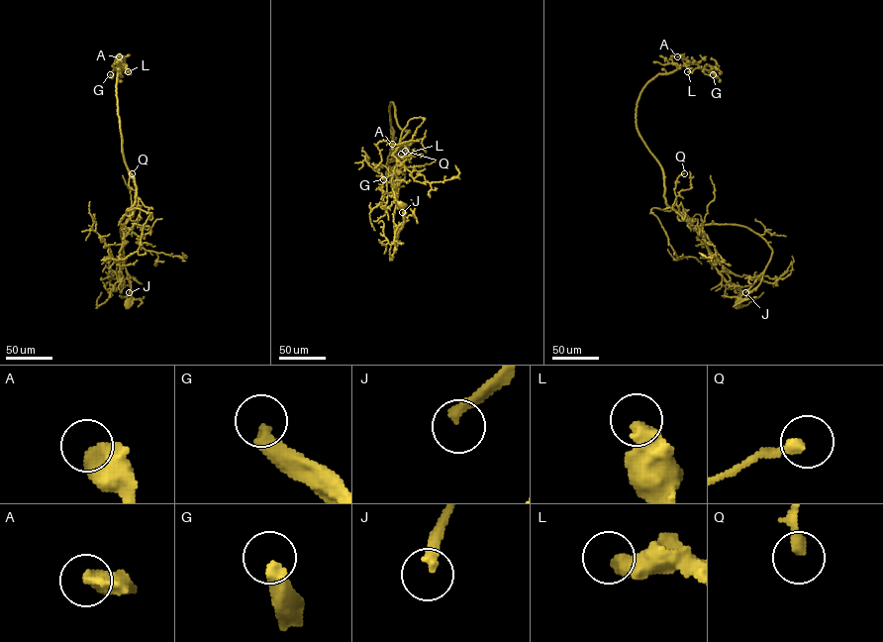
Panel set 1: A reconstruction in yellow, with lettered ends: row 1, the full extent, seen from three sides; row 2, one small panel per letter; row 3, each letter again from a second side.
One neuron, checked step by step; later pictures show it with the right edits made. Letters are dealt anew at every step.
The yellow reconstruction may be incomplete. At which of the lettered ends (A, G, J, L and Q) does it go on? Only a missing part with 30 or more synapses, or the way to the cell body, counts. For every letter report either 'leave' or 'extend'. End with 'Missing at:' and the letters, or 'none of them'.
A: leave
G: extend
J: leave
L: leave
Q: leave
Missing at: G

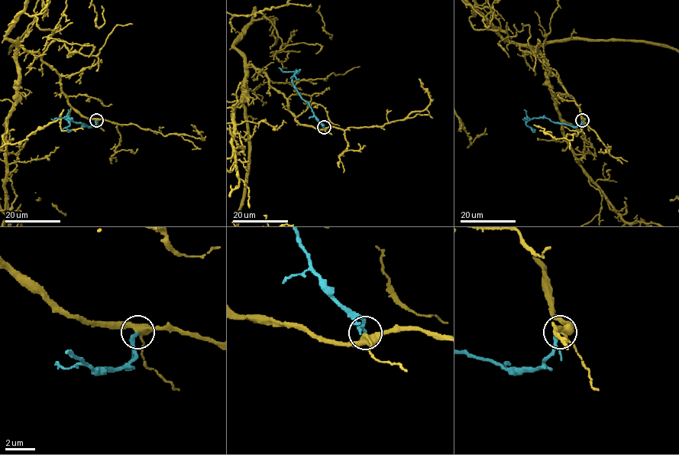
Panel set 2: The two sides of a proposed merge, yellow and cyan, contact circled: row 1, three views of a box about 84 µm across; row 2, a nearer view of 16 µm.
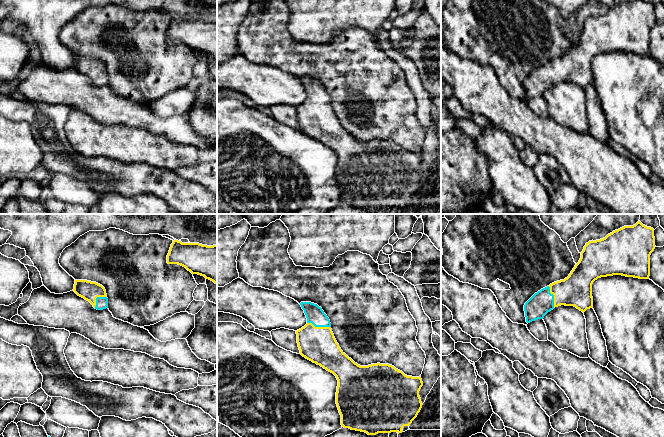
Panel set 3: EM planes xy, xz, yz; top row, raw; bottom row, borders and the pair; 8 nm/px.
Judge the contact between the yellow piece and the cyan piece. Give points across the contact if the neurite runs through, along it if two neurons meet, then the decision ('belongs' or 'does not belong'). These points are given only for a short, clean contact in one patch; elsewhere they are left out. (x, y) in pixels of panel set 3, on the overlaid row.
runs through xz (317, 344), (319, 327), (314, 314); belongs

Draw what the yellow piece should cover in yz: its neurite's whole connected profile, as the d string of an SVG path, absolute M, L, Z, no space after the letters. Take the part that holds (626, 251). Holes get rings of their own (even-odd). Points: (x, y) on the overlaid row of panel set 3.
M638 221L633 226L624 226L605 238L589 241L581 252L581 258L564 280L550 284L535 293L524 305L526 322L543 319L555 307L574 306L583 313L593 308L592 284L601 277L622 275L649 279L650 255L655 249L654 229Z

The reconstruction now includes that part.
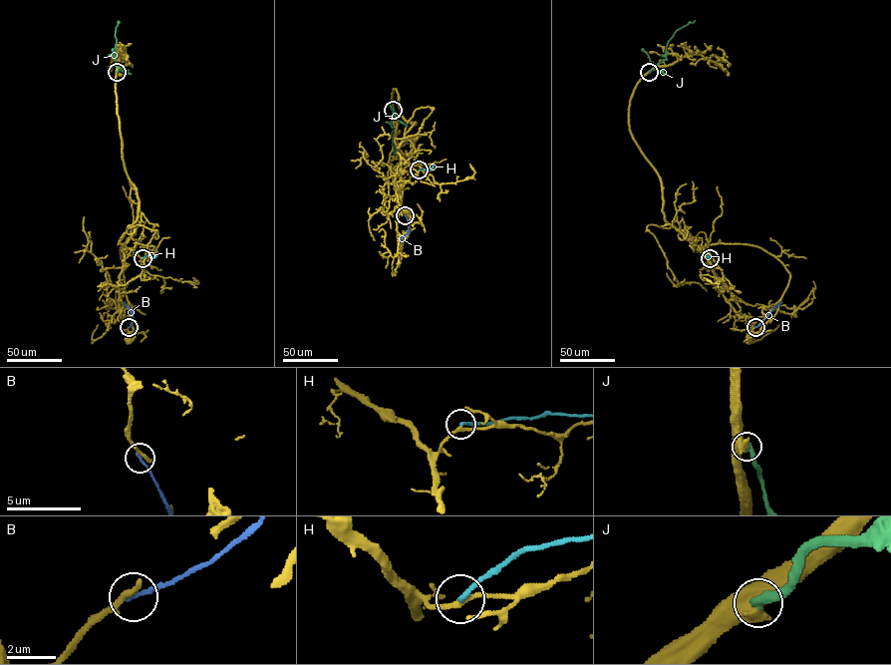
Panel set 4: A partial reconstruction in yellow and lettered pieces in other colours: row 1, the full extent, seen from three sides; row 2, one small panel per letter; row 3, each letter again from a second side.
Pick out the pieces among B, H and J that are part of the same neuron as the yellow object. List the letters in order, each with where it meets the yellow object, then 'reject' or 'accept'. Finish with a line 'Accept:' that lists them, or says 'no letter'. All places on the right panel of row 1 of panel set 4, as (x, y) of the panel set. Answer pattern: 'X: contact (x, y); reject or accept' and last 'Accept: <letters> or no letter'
B: contact (755, 327); reject
H: contact (710, 258); reject
J: contact (649, 72); reject
Accept: no letter

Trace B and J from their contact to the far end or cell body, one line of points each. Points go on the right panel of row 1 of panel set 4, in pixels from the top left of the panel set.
B: (754, 327), (781, 302)
J: (649, 72), (666, 59), (666, 46), (676, 31), (695, 20)

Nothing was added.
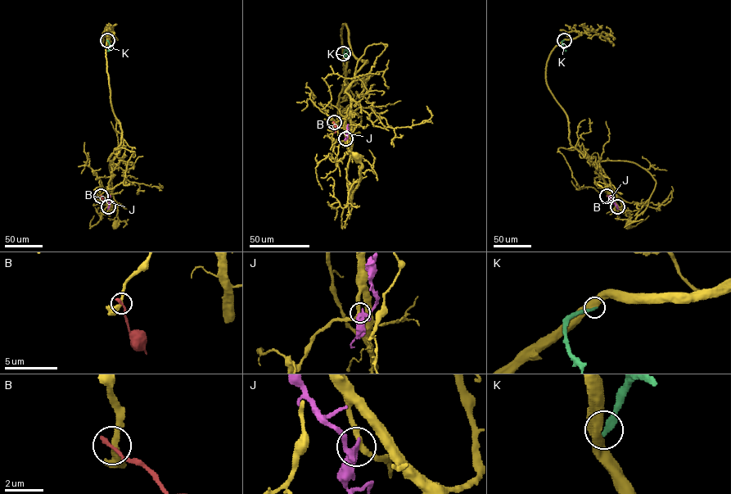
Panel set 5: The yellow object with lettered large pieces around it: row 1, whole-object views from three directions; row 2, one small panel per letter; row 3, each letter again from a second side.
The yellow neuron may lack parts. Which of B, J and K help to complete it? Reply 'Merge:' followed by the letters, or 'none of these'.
Merge: none of these

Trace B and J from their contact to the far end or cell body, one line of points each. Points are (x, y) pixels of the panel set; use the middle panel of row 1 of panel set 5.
B: (334, 122), (336, 129), (335, 133)
J: (345, 138), (348, 125)

